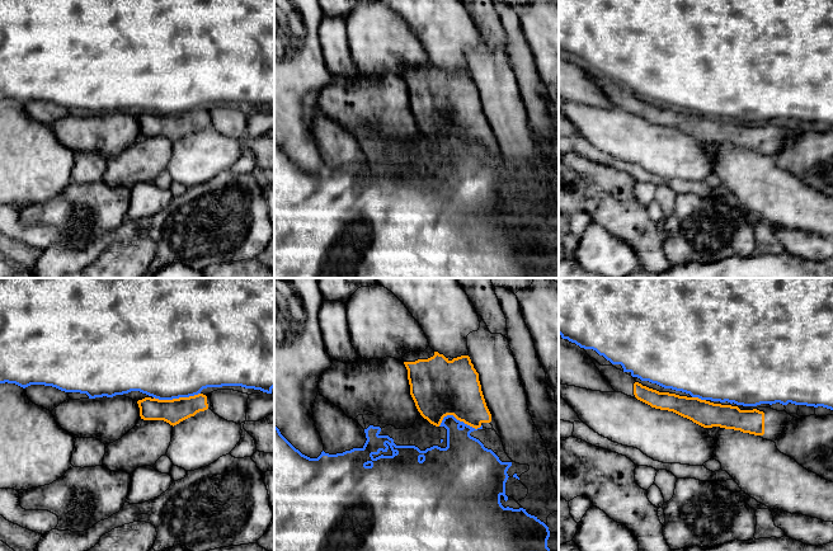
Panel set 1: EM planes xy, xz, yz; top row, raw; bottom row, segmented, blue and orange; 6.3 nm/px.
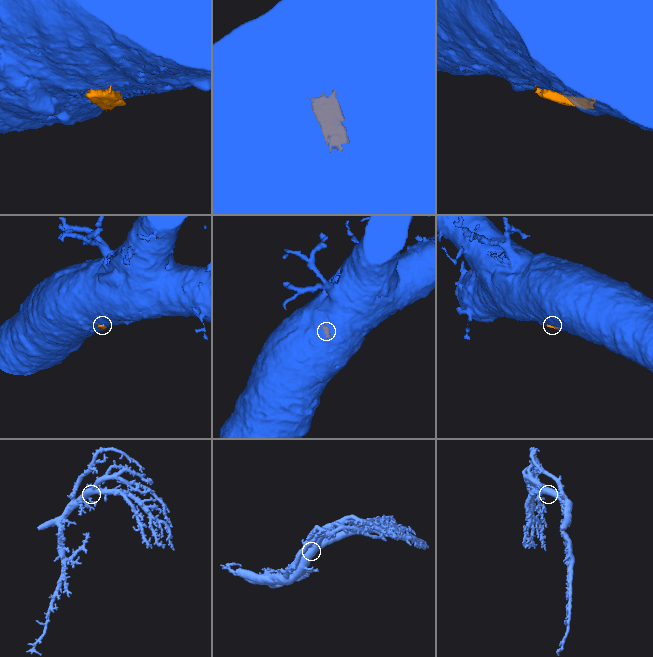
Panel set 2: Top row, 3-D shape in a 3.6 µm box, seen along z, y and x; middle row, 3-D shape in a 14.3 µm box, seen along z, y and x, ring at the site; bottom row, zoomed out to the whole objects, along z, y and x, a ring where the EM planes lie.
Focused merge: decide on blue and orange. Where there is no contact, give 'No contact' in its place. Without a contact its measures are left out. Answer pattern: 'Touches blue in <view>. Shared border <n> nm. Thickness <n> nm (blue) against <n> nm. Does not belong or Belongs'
Touches blue in xy. Shared border 300 nm. Thickness 500 nm (blue) against 160 nm. Does not belong

